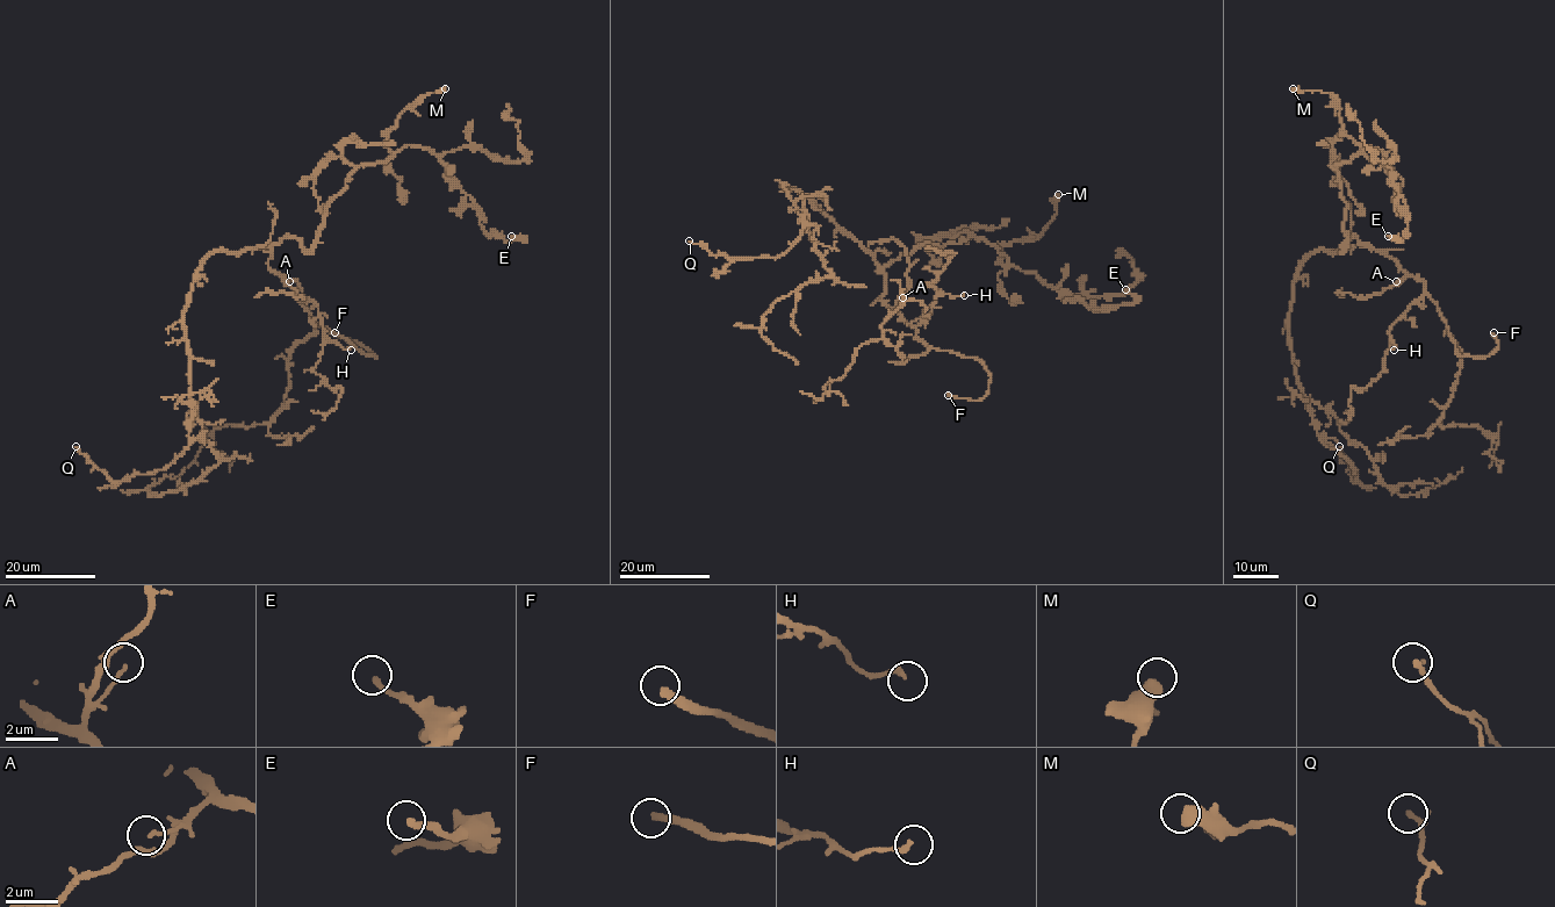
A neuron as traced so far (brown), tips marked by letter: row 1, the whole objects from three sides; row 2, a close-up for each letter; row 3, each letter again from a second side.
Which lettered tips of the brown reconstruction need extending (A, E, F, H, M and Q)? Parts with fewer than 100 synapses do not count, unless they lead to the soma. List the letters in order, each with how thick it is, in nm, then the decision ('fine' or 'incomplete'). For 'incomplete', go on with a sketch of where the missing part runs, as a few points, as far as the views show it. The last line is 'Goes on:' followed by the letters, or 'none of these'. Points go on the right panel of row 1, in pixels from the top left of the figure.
A: 110 nm thick; fine
E: 200 nm thick; fine
F: 280 nm thick; incomplete; missing branch runs (1494, 332), (1492, 322), (1502, 325), (1502, 315), (1492, 312)
H: 200 nm thick; fine
M: 600 nm thick; fine
Q: 130 nm thick; fine
Goes on: F

